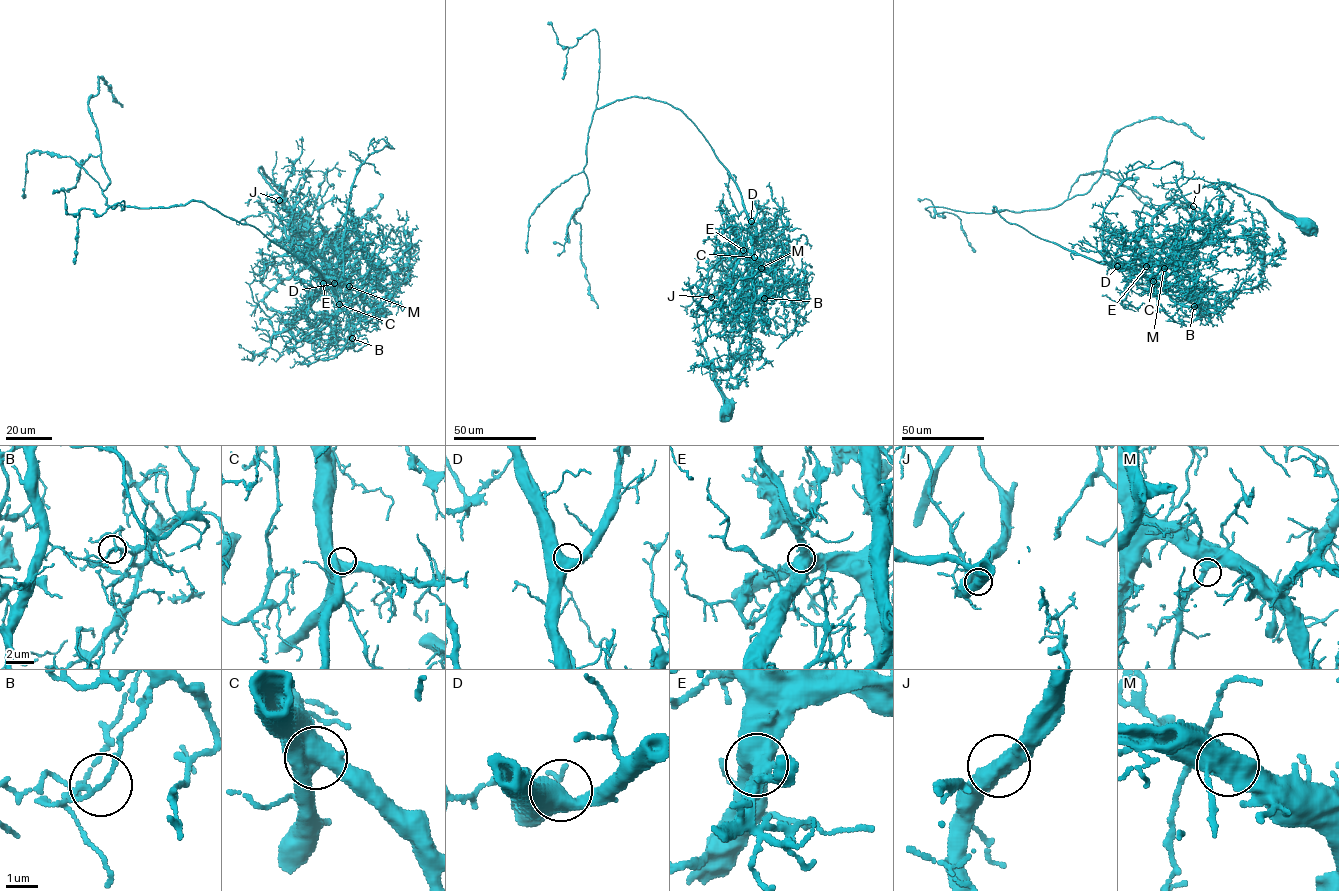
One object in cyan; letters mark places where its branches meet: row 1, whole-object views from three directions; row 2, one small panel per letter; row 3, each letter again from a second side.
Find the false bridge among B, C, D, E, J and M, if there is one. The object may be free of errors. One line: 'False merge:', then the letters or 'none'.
False merge: B

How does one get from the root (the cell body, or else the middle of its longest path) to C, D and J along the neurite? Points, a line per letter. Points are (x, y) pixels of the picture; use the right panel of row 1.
C: (1307, 226), (1257, 195), (1227, 182), (1210, 183), (1174, 201), (1192, 207), (1194, 215), (1153, 281)
D: (1307, 226), (1257, 195), (1227, 182), (1210, 183), (1158, 211), (1146, 262), (1117, 266)
J: (1307, 226), (1304, 219), (1294, 218), (1263, 197), (1227, 182), (1210, 183), (1174, 201), (1182, 207), (1193, 206)

